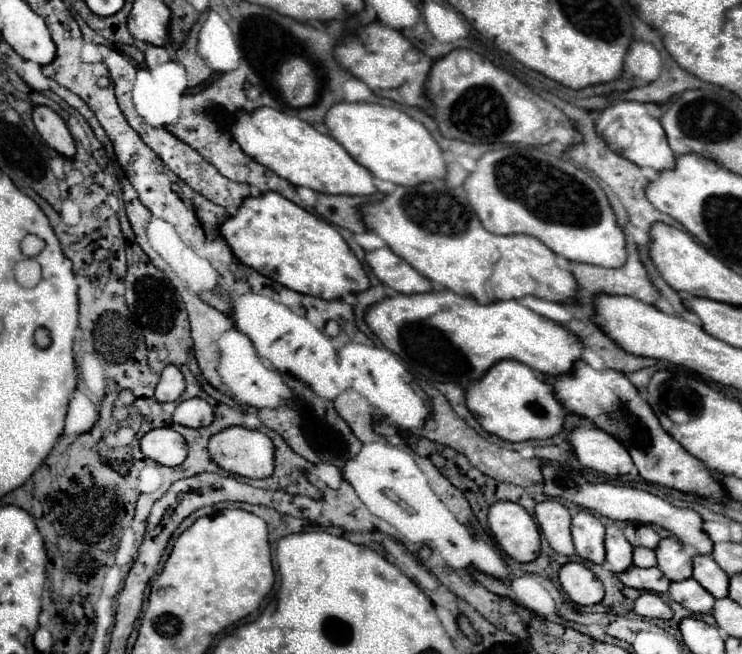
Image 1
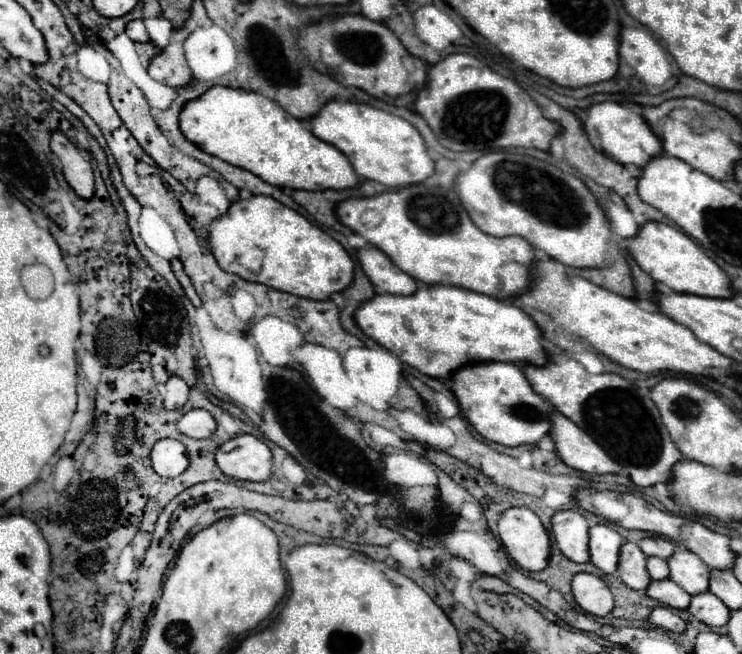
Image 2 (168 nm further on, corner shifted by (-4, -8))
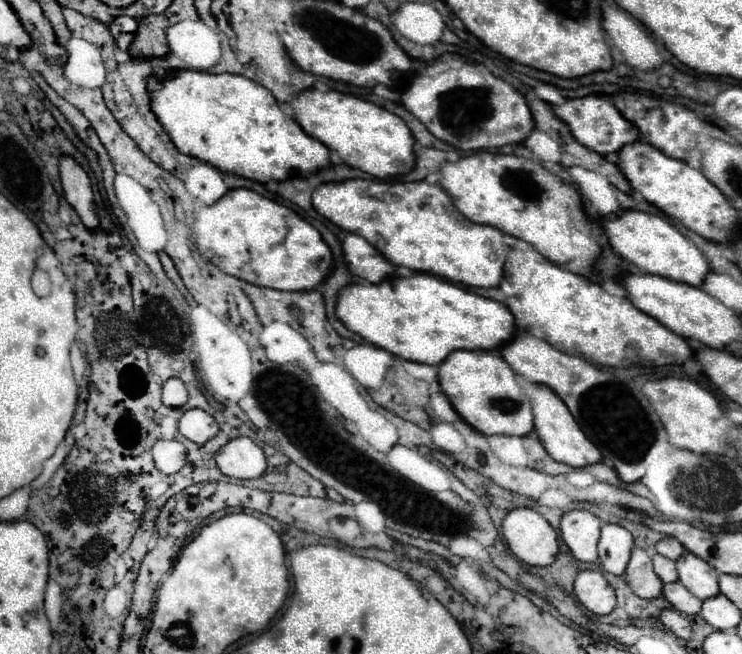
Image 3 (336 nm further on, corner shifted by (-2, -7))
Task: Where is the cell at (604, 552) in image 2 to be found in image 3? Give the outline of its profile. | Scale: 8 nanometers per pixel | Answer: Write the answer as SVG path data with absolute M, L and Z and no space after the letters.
M604 525L600 533L600 541L598 541L600 565L608 573L622 575L628 565L632 547L634 547L634 541L630 531L626 531L620 525Z

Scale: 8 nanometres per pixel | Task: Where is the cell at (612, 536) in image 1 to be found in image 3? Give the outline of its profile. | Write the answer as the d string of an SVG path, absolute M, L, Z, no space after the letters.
M640 547L632 549L628 567L626 567L622 577L630 585L630 589L642 599L654 599L654 597L662 595L664 583L658 579L658 575L652 569L650 553L640 549Z

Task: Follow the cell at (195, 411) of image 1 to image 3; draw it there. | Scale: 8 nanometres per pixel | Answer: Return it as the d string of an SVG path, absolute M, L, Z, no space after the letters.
M202 409L186 411L178 421L178 429L186 439L198 445L204 445L208 439L212 439L220 431L216 419Z

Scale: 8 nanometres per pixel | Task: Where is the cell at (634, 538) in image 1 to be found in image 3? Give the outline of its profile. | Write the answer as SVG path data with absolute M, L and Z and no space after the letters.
M666 537L666 539L658 541L654 545L654 549L656 549L656 553L660 553L660 555L664 555L668 559L678 559L684 553L684 547L674 537Z

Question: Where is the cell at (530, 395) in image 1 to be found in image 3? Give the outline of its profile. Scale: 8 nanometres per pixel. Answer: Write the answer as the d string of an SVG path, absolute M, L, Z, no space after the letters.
M454 351L440 365L440 389L454 409L482 435L528 435L534 431L530 399L522 393L516 373L498 351Z

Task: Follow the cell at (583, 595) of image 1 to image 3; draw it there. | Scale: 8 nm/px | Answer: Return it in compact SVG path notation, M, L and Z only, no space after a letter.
M582 571L574 583L574 595L594 615L608 615L616 607L614 589L598 571Z

